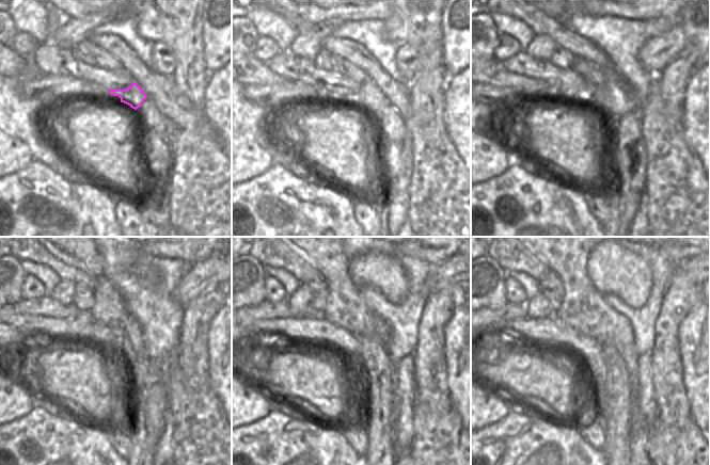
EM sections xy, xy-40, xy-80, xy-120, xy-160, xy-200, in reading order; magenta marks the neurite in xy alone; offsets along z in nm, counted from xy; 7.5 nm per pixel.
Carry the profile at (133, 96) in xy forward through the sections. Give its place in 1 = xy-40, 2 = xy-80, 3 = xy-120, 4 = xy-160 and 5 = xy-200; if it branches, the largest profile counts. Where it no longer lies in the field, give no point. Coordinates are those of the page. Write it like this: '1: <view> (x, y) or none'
1: xy-40 (369, 98)
2: xy-80 (611, 95)
3: xy-120 (130, 345)
4: xy-160 (377, 366)
5: xy-200 (617, 449)

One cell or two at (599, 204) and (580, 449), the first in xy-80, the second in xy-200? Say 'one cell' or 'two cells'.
two cells

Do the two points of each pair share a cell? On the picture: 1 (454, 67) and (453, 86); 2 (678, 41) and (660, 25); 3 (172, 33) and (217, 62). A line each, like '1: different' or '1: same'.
1: different
2: different
3: different

